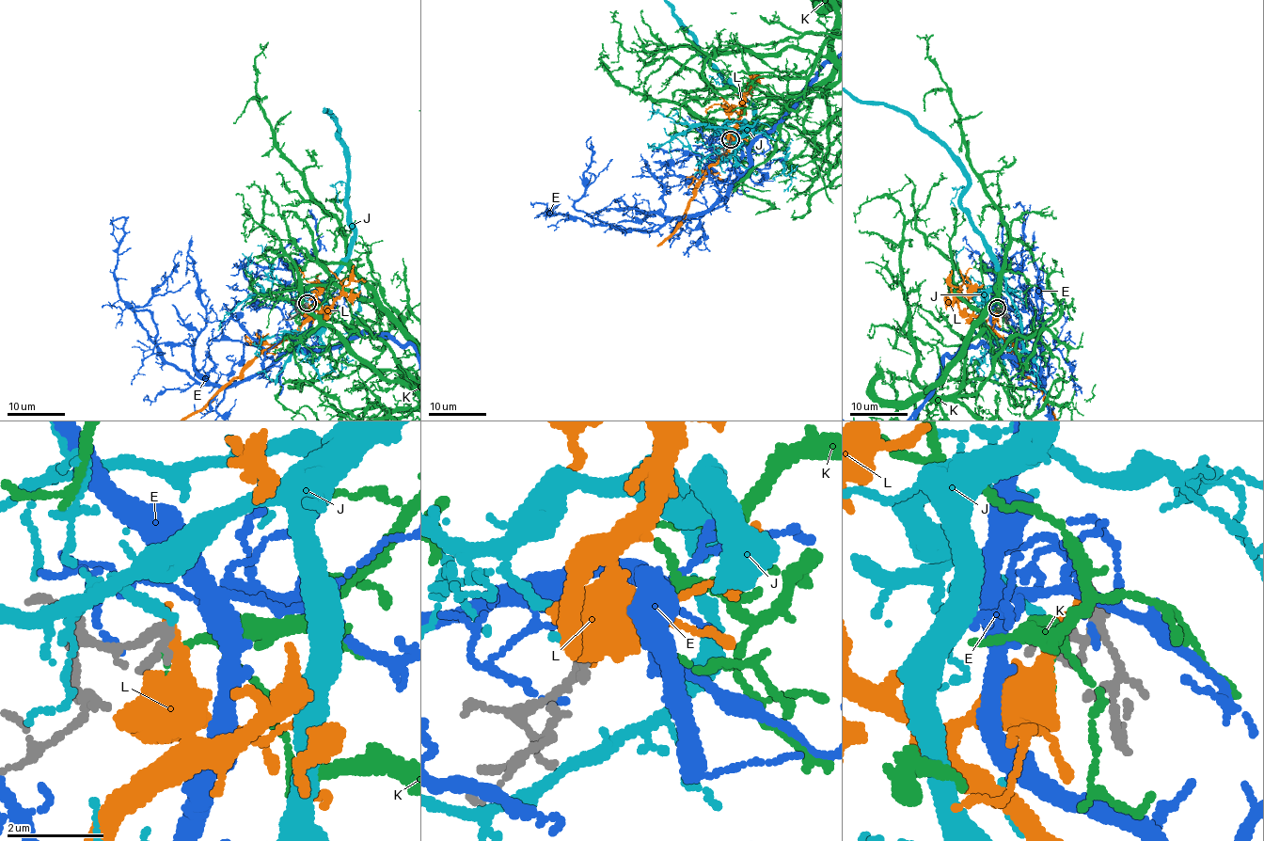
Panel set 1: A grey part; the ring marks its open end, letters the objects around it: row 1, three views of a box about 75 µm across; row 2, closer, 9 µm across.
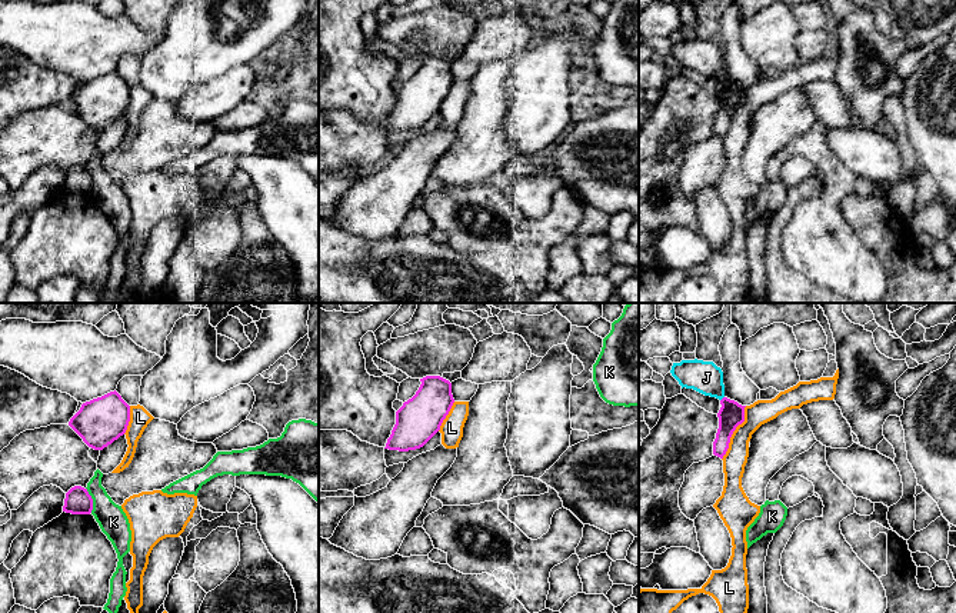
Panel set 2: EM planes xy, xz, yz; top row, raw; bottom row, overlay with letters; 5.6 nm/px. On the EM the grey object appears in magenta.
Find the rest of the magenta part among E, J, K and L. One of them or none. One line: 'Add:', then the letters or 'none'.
Add: J

